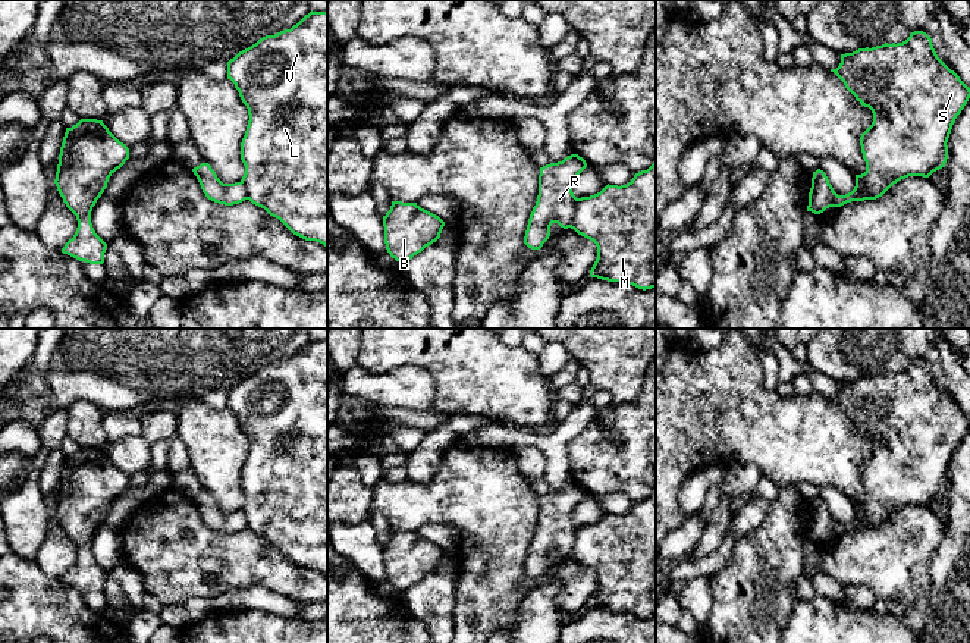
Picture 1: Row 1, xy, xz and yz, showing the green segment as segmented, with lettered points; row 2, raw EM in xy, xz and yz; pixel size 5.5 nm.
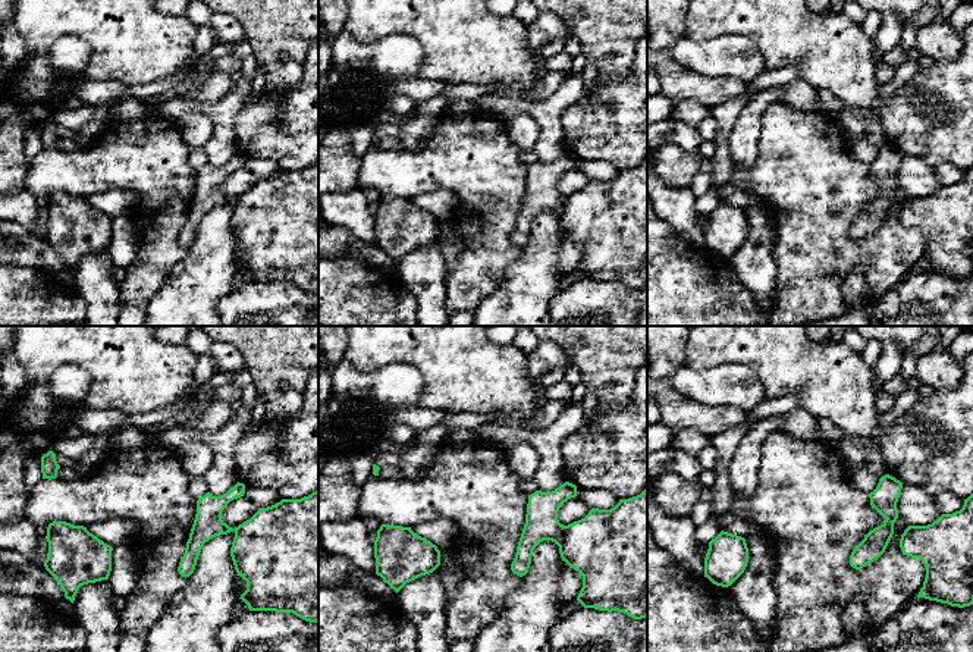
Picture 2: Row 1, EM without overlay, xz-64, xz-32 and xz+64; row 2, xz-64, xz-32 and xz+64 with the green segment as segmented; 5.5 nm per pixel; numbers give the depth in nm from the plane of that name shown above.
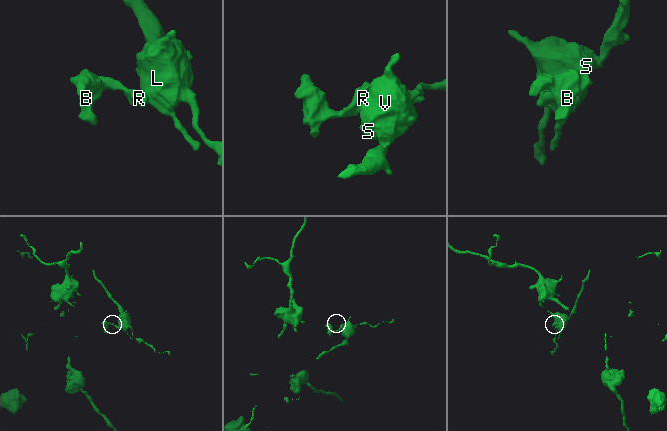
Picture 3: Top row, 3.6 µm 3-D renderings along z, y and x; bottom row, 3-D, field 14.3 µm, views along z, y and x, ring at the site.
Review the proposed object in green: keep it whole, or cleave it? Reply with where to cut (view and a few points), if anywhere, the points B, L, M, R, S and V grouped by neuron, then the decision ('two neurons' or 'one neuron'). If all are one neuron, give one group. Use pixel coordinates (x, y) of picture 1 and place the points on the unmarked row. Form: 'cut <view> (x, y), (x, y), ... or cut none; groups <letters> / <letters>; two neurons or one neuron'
cut xz (578, 527), (568, 555); groups B R / L M S V; two neurons

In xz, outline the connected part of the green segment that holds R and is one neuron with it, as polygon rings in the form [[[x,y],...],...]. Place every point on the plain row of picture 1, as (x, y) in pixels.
[[[571,483],[562,490],[540,496],[539,524],[528,548],[524,573],[540,578],[550,565],[550,555],[571,555],[577,526],[572,521],[575,506],[587,496],[578,483]]]

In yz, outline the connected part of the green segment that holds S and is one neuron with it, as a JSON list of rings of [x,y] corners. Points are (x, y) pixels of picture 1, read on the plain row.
[[[914,360],[902,371],[841,383],[839,395],[831,401],[873,442],[872,454],[860,465],[866,501],[856,504],[854,517],[876,528],[901,508],[929,506],[945,496],[947,471],[957,445],[970,427],[970,417],[938,386],[926,361]]]

